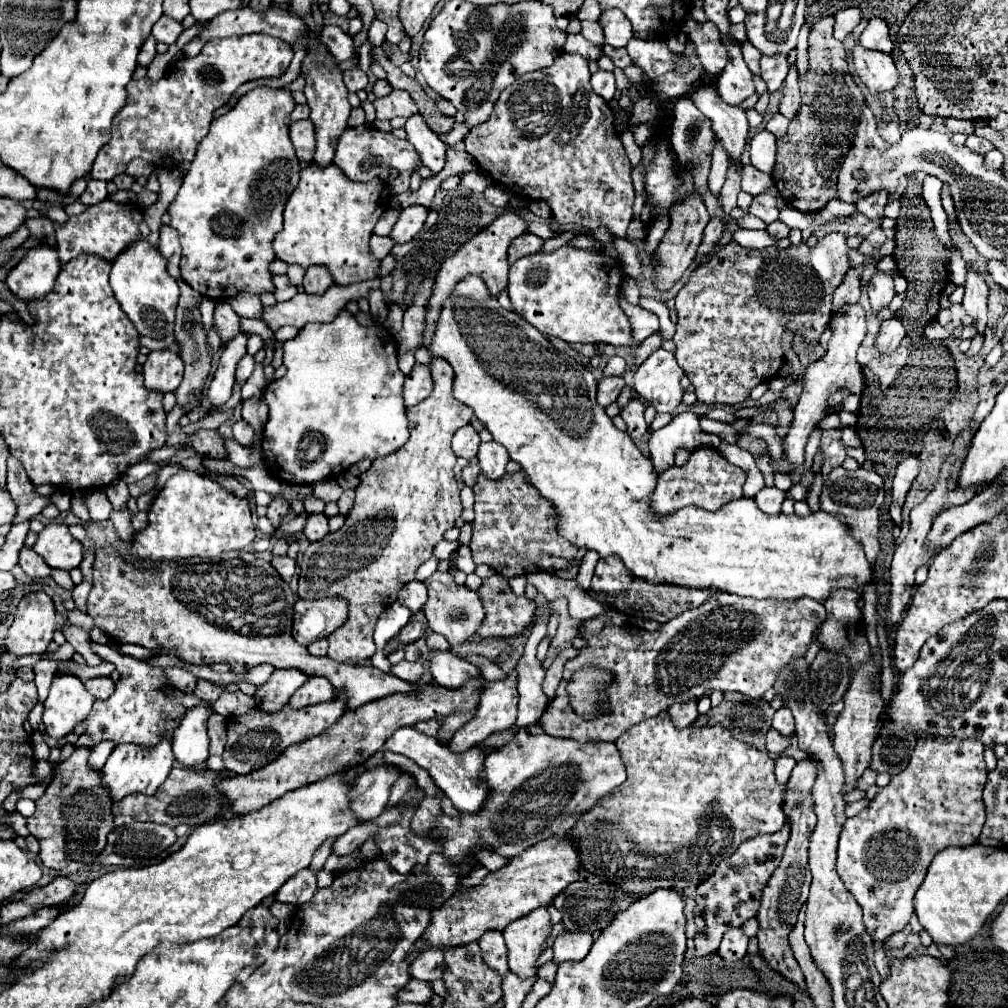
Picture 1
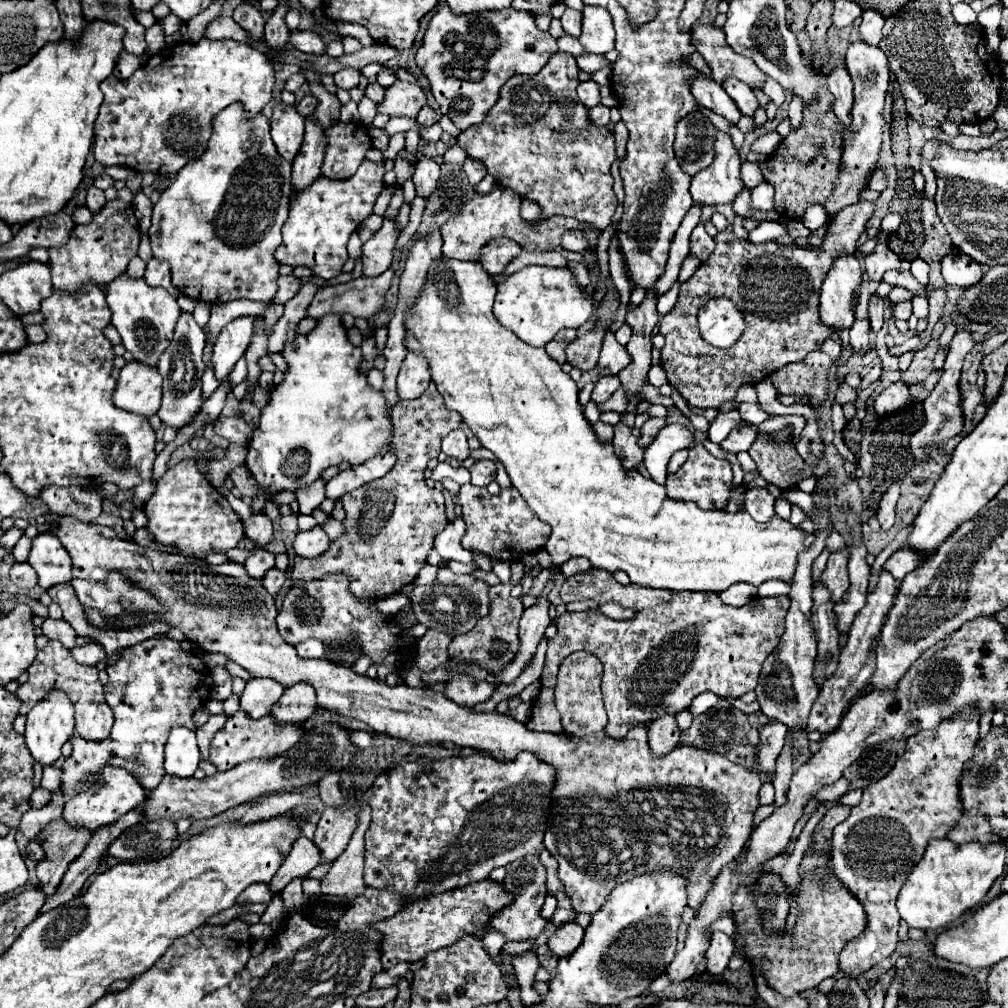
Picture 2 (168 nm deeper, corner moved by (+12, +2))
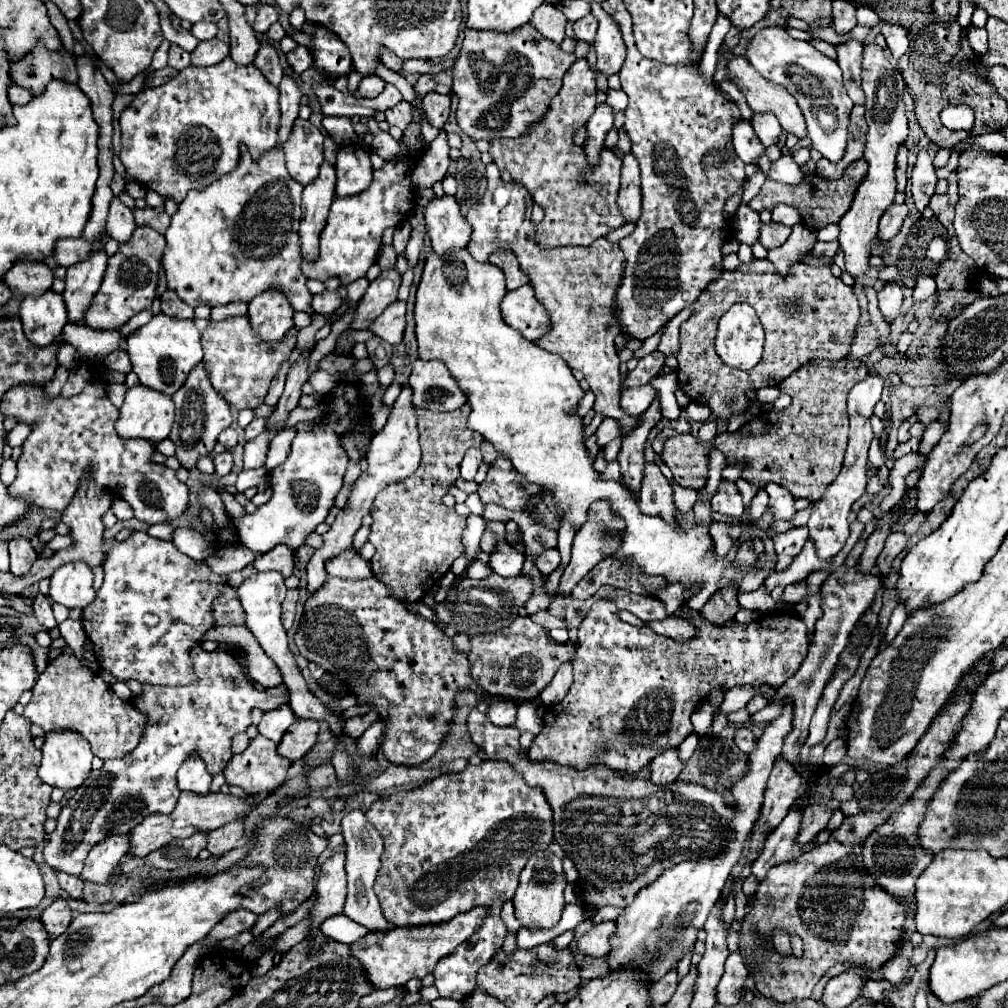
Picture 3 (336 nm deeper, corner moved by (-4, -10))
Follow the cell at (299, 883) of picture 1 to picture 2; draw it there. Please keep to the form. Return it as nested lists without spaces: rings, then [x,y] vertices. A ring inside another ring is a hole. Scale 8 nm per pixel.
[[[252,884],[252,886],[248,886],[248,892],[244,892],[240,896],[240,900],[236,900],[236,902],[240,902],[240,904],[244,904],[244,902],[246,904],[254,904],[254,902],[268,904],[272,900],[272,896],[274,896],[274,892],[270,890],[268,884]]]

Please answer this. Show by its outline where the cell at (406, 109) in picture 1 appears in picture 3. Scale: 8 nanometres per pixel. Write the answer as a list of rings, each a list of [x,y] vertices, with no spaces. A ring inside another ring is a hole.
[[[428,92],[422,98],[424,110],[428,114],[428,120],[432,126],[442,128],[450,116],[450,106],[452,106],[452,98],[450,94],[438,94],[438,92]]]

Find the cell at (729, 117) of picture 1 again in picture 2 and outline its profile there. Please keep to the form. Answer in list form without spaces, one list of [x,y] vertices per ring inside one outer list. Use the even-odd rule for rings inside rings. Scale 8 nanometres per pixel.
[[[716,130],[714,140],[714,162],[698,172],[692,178],[690,194],[694,202],[700,204],[726,204],[736,198],[736,192],[740,192],[742,178],[740,178],[740,156],[734,148],[734,142],[730,134]]]

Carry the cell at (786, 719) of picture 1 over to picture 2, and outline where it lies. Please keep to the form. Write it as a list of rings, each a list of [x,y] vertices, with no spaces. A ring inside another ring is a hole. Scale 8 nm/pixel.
[[[768,720],[768,724],[762,726],[760,744],[756,746],[756,752],[760,756],[760,768],[758,768],[760,772],[764,774],[774,772],[774,764],[782,752],[786,734],[788,734],[788,728],[784,728],[784,724],[778,720]]]

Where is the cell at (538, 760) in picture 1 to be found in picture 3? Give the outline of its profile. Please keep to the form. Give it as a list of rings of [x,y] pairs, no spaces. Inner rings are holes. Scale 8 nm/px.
[[[484,760],[480,766],[468,766],[458,774],[442,774],[440,778],[426,782],[422,788],[380,798],[366,810],[368,822],[384,840],[382,868],[374,884],[374,892],[380,898],[388,922],[398,928],[442,924],[476,906],[488,908],[484,924],[478,928],[478,932],[474,932],[452,954],[444,956],[436,964],[434,986],[442,998],[464,1000],[468,994],[472,994],[472,988],[476,988],[476,972],[502,948],[504,936],[508,934],[506,924],[500,920],[502,904],[514,898],[518,876],[528,858],[540,850],[546,850],[554,840],[550,812],[552,808],[548,808],[540,788],[530,788],[508,762],[496,760]]]

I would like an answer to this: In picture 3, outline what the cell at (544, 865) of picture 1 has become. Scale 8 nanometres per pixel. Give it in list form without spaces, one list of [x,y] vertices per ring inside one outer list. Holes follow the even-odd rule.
[[[474,908],[472,912],[454,916],[448,924],[434,924],[432,928],[392,928],[384,934],[366,934],[358,942],[350,944],[350,954],[364,968],[364,976],[372,984],[372,988],[400,988],[410,978],[424,978],[426,974],[430,974],[440,958],[452,954],[458,944],[462,944],[464,940],[468,940],[468,936],[472,936],[472,932],[476,932],[482,920],[484,912],[480,912],[480,908]]]

